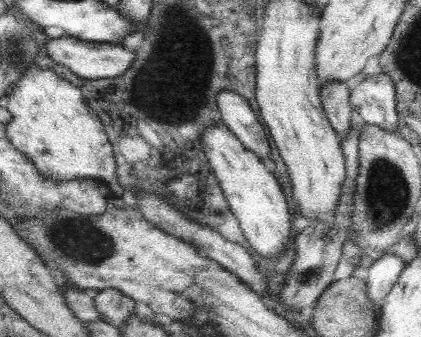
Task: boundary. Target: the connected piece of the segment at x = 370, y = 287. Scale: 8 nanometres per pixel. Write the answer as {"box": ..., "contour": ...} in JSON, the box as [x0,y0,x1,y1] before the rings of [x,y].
{"box":[364,254,405,316],"contour":[[[385,254],[372,261],[367,267],[367,276],[365,276],[364,281],[366,284],[366,295],[372,306],[373,316],[379,314],[384,296],[389,292],[392,284],[395,284],[404,266],[405,264],[400,261],[398,256]]]}

